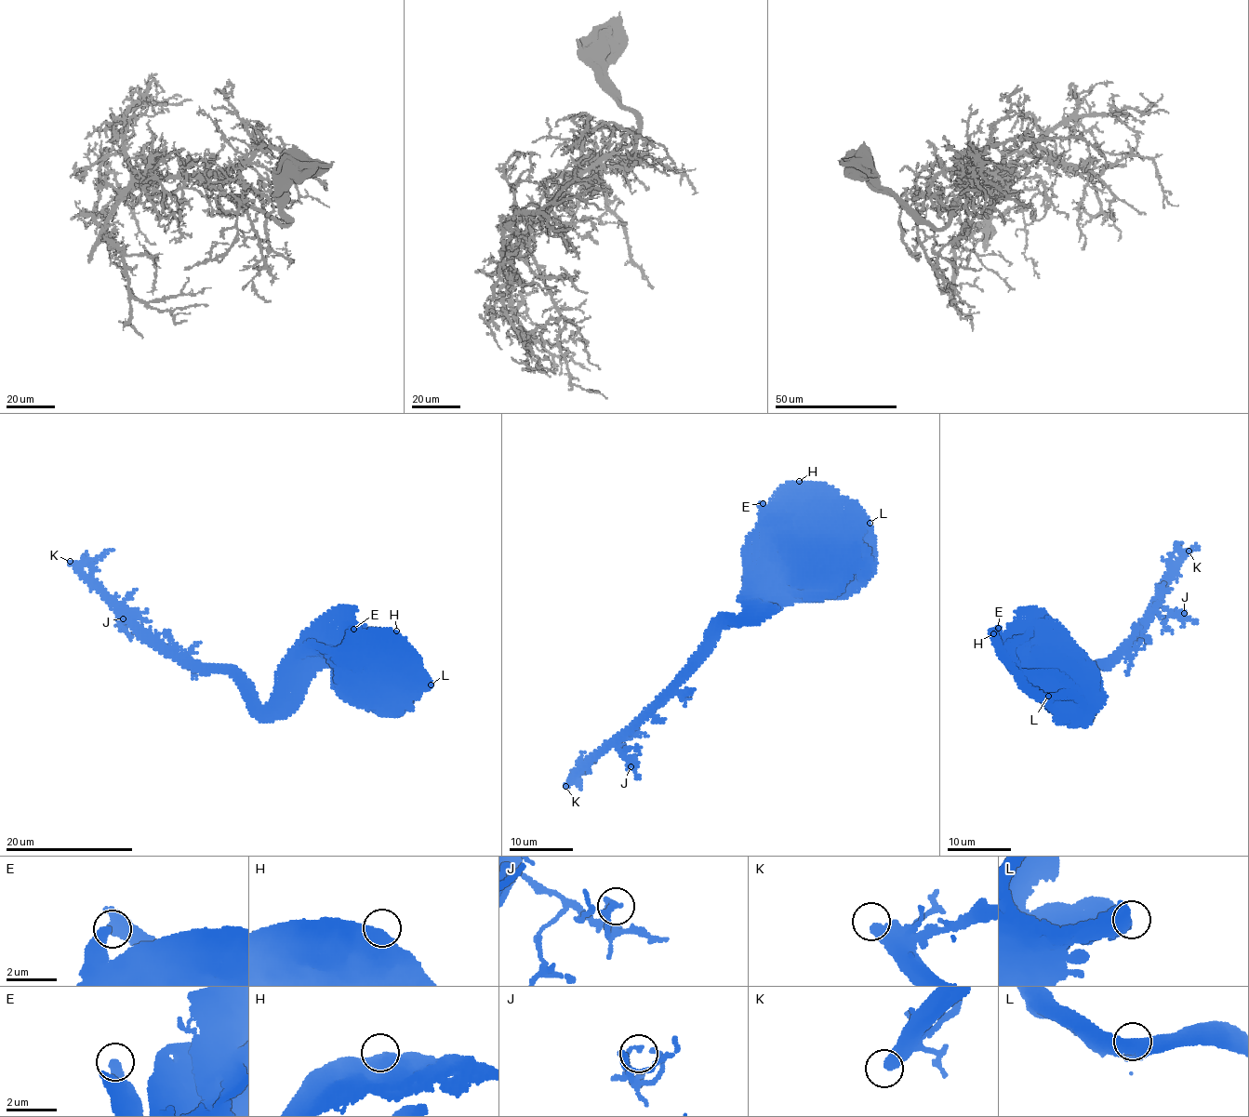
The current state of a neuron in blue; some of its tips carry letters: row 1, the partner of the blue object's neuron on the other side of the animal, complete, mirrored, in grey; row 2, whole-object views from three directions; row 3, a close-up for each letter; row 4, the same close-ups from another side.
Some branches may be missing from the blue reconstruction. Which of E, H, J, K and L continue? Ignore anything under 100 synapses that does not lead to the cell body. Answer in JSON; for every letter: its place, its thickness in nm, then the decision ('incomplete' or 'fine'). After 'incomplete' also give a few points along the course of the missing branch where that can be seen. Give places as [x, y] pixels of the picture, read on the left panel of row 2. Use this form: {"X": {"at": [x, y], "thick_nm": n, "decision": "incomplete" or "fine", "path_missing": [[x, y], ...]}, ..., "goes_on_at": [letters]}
{"E": {"at": [353, 629], "thick_nm": 400, "decision": "fine"}, "H": {"at": [396, 631], "thick_nm": 650, "decision": "fine"}, "J": {"at": [123, 618], "thick_nm": 150, "decision": "fine"}, "K": {"at": [70, 561], "thick_nm": 480, "decision": "incomplete"}, "L": {"at": [431, 684], "thick_nm": 480, "decision": "fine"}, "goes_on_at": ["K"]}

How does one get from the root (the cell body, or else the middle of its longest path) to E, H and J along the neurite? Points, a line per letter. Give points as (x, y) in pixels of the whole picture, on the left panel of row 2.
E: (360, 665), (363, 659), (357, 660), (349, 646), (353, 629)
H: (360, 665), (363, 658), (372, 663), (379, 643), (396, 631)
J: (360, 665), (312, 653), (263, 707), (227, 672), (198, 668), (123, 618)

